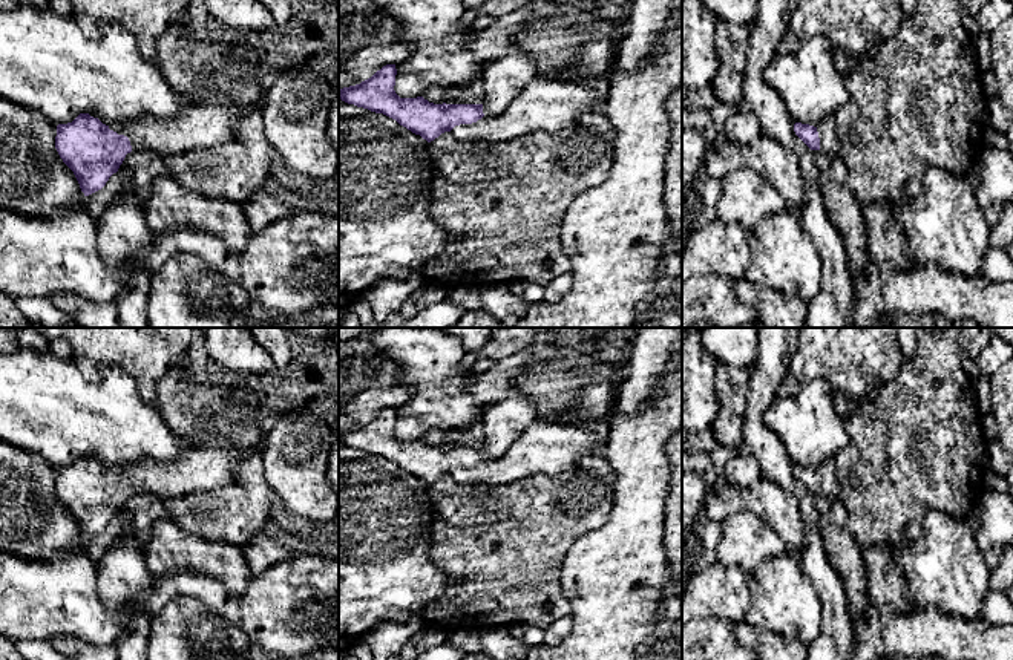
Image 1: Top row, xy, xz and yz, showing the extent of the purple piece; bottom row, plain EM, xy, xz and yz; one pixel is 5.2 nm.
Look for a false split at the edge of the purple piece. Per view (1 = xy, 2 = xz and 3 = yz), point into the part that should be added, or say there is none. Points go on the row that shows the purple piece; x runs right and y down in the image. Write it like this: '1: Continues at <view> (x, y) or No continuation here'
1: Continues at xy (201, 126)
2: Continues at xz (550, 106)
3: Continues at yz (829, 144)

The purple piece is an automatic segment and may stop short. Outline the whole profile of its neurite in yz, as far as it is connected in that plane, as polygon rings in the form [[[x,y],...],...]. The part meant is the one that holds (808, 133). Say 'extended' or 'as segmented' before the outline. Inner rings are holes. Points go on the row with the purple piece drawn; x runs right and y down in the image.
extended | [[[828,115],[814,127],[809,124],[795,123],[795,135],[811,149],[820,150],[826,156],[838,156],[838,138],[835,133],[835,116]]]

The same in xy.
extended | [[[192,104],[173,118],[158,118],[144,113],[123,126],[106,126],[89,113],[80,113],[72,123],[58,124],[55,149],[63,162],[74,172],[81,191],[89,196],[101,190],[118,172],[127,153],[155,150],[162,156],[192,149],[207,149],[225,142],[234,132],[234,121],[244,115],[238,107],[219,104]]]

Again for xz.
extended | [[[386,64],[360,84],[339,89],[339,100],[375,113],[383,113],[412,133],[420,135],[428,142],[444,132],[451,132],[457,139],[486,139],[492,142],[509,141],[533,130],[558,132],[567,127],[579,113],[590,110],[604,112],[607,100],[607,93],[601,93],[579,83],[536,78],[501,115],[486,116],[483,113],[483,104],[434,104],[423,96],[400,98],[394,90],[395,75],[395,64]]]

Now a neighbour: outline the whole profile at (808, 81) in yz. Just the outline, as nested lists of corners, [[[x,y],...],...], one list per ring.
[[[815,35],[795,52],[777,52],[765,67],[763,78],[780,95],[794,123],[817,127],[824,116],[837,113],[849,101],[843,75],[835,66],[835,54],[823,35]]]

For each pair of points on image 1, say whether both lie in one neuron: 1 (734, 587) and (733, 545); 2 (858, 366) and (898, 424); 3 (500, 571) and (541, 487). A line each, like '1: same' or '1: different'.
1: different
2: different
3: same

